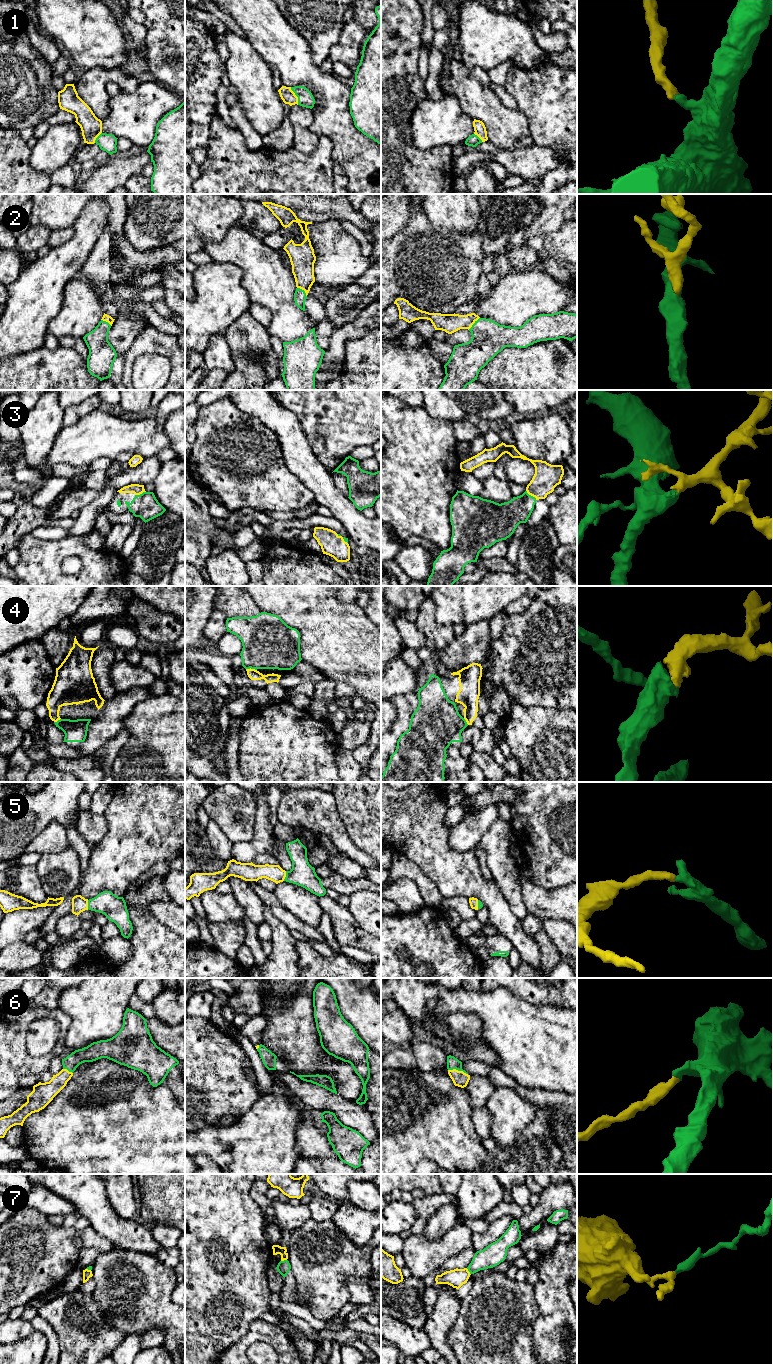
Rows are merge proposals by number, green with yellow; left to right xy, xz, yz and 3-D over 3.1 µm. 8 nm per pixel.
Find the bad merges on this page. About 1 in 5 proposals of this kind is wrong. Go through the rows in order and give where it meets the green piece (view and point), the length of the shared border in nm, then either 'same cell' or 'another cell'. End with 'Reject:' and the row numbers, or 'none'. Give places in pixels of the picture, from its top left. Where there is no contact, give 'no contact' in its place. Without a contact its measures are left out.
1: contact xz (296, 95); length 160 nm; same cell
2: contact yz (474, 323); length 140 nm; same cell
3: contact yz (530, 495); length 120 nm; same cell
4: contact xz (251, 668); length 90 nm; same cell
5: contact xz (286, 876); length 80 nm; same cell
6: contact yz (458, 1070); length 170 nm; same cell
7: contact yz (468, 1270); length 70 nm; another cell
Reject: 7

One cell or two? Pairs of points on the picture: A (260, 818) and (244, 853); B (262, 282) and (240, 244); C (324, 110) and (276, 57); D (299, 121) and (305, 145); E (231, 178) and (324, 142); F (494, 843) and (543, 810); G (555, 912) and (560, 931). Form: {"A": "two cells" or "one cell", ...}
{"A": "one cell", "B": "one cell", "C": "one cell", "D": "one cell", "E": "one cell", "F": "two cells", "G": "two cells"}

